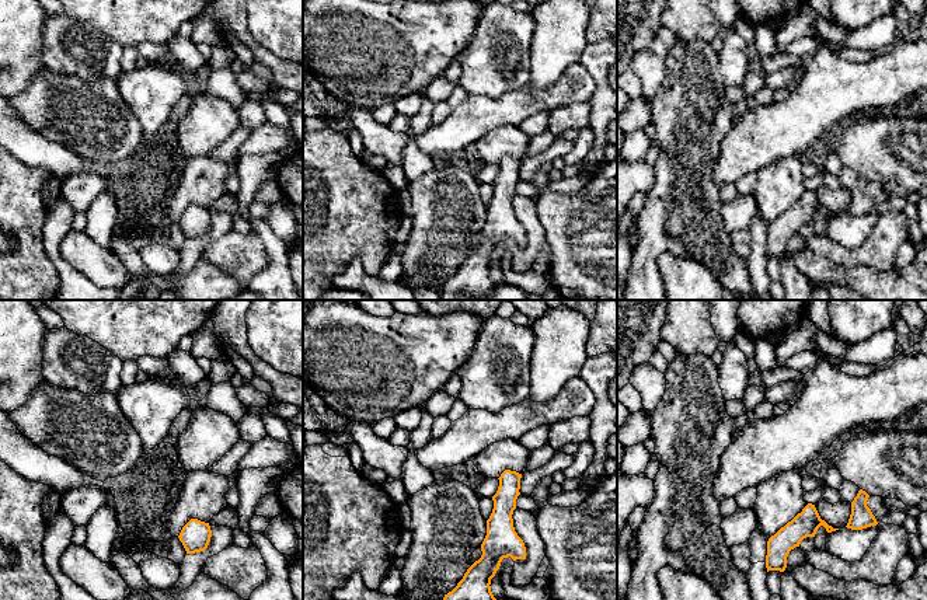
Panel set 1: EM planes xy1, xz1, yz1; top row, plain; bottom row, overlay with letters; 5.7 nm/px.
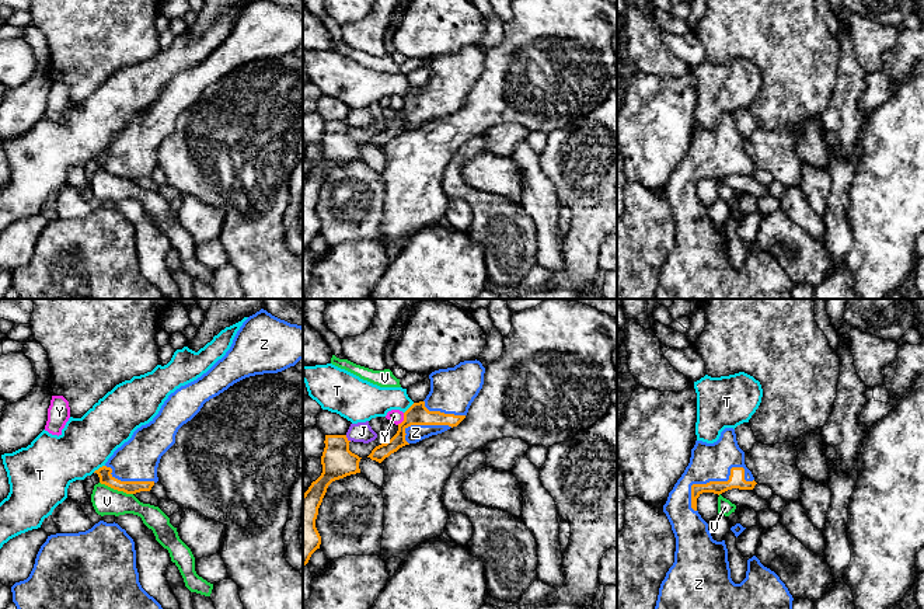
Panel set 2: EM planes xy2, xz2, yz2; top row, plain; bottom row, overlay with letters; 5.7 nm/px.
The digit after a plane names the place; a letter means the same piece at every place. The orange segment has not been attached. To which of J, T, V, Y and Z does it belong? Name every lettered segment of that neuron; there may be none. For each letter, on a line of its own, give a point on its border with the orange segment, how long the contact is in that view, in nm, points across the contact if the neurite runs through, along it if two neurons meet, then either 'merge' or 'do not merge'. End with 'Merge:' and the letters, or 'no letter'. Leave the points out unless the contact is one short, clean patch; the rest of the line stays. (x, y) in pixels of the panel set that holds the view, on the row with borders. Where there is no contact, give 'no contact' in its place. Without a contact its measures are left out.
J: meets orange in xz2 at (347, 438); contact 50 nm long; border along xz2 (345, 435), (351, 441); do not merge
T: meets orange in xy2 at (100, 467); contact 80 nm long; border along xy2 (104, 465), (93, 472); do not merge
V: meets orange in xy2 at (117, 489); contact 200 nm long; border along xy2 (100, 482), (132, 494); do not merge
Y: meets orange in xz2 at (404, 420); contact 80 nm long; border along xz2 (404, 413), (404, 418), (397, 424); do not merge
Z: meets orange in yz2 at (717, 482); contact 400 nm long; merge
Merge: Z

